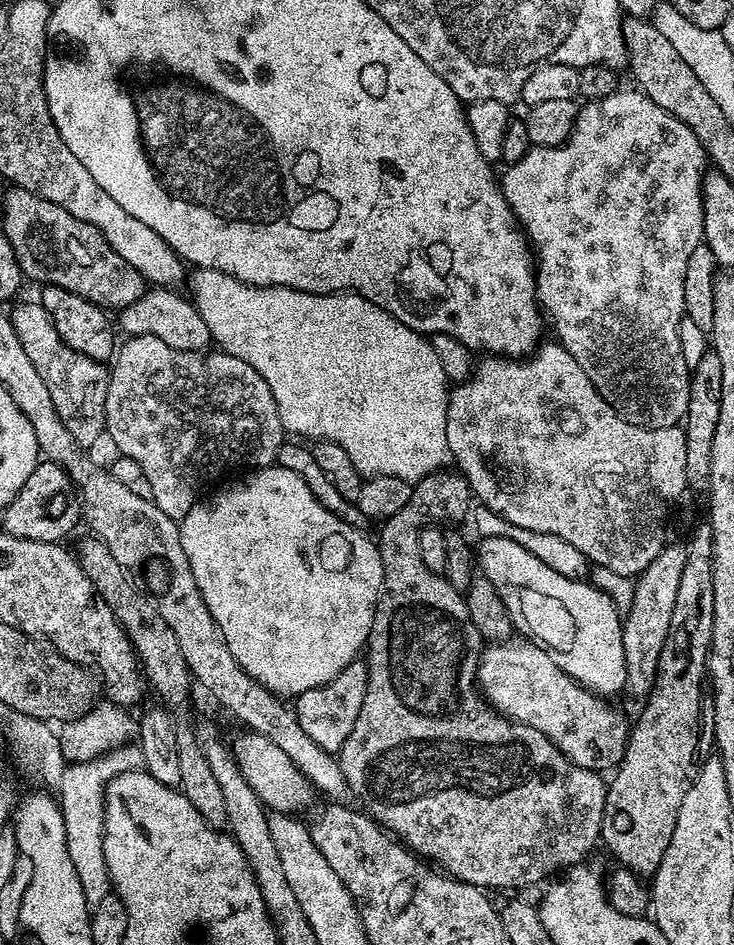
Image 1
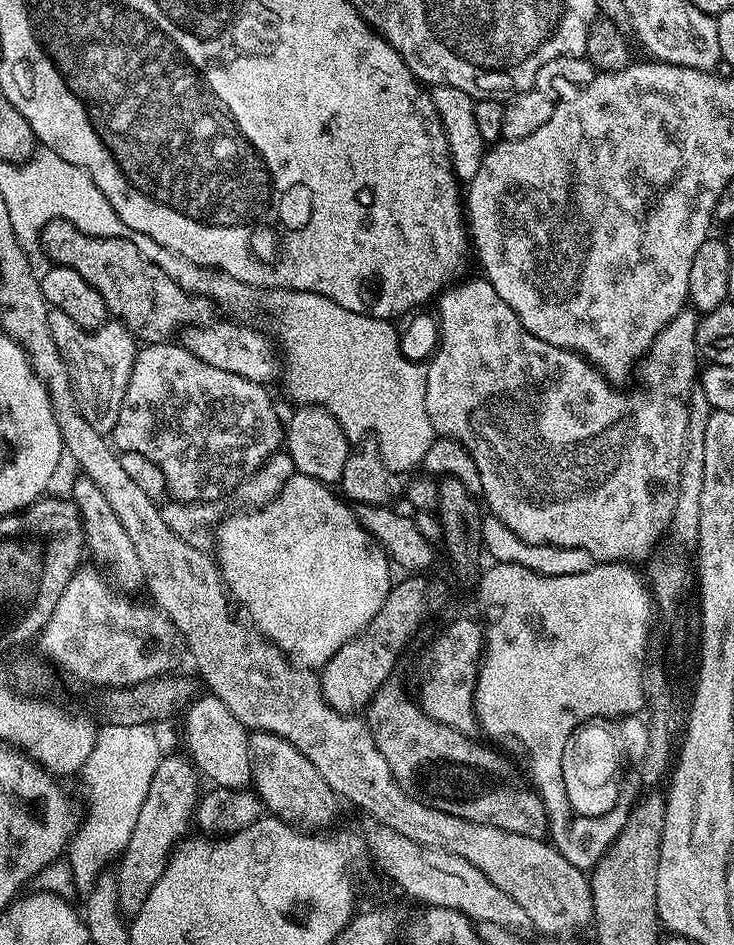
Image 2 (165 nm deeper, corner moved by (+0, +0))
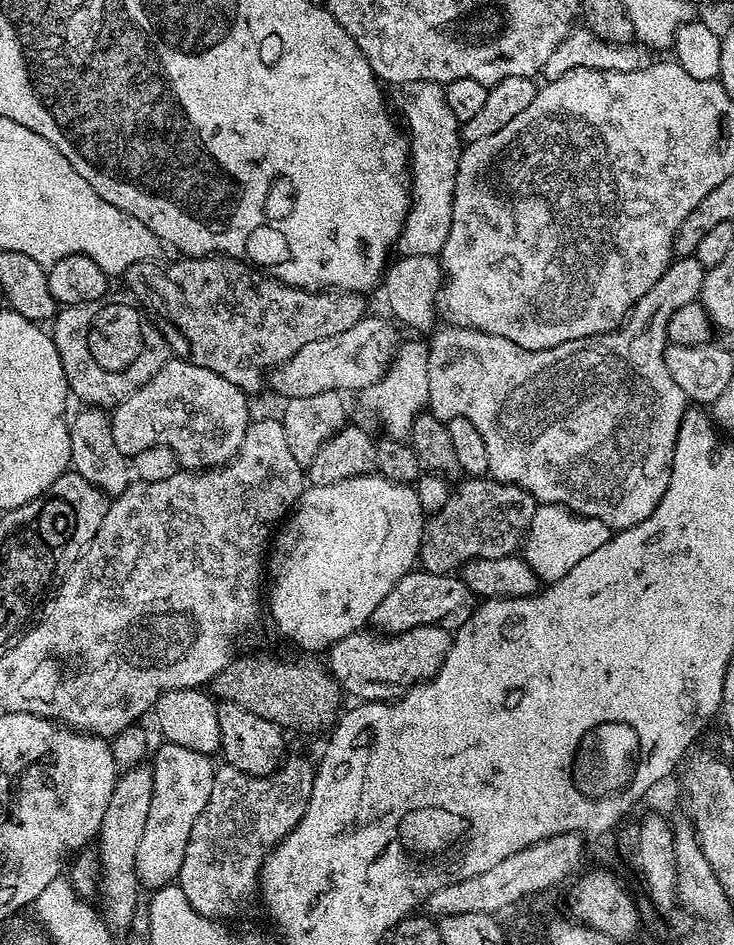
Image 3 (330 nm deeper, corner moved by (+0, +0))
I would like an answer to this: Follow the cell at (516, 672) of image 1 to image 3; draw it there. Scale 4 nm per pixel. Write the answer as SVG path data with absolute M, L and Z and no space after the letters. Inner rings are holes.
M439 624L418 626L395 634L361 630L327 649L327 667L341 689L360 702L391 702L400 699L414 684L430 680L442 666L453 637Z

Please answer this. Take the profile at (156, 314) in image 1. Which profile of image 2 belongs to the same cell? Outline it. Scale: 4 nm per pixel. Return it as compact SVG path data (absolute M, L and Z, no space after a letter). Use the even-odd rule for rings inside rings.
M213 322L184 329L182 346L187 352L192 352L194 358L206 362L206 366L218 366L218 370L233 372L242 378L250 378L250 382L268 386L275 376L277 379L281 375L282 360L273 341L265 336L252 328L243 328L240 324Z

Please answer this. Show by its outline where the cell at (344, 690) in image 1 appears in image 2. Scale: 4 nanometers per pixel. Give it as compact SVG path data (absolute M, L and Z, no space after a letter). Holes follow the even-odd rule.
M412 574L401 582L393 583L388 600L370 618L367 626L360 629L359 634L350 638L319 669L318 675L326 702L334 706L334 710L349 714L360 714L371 705L372 697L380 693L380 689L389 683L392 671L408 644L408 639L431 618L435 612L444 608L448 600L448 588L440 580L427 580L424 574Z

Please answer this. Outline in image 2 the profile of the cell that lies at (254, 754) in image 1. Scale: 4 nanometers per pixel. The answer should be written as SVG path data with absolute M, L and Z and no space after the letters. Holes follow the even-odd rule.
M211 694L202 696L193 699L182 716L184 718L184 742L188 746L186 754L195 764L197 773L205 781L212 780L208 782L211 782L215 787L248 788L252 784L252 755L248 745L249 729L245 728L242 722L238 722L238 718L234 718L234 714L230 714L226 702L222 702Z

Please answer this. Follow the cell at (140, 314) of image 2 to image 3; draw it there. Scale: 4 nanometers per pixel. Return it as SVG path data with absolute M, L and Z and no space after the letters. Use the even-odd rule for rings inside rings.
M229 256L176 259L180 260L174 261L169 268L163 268L160 262L147 260L125 270L122 280L132 291L131 299L154 321L156 329L166 338L173 357L214 370L214 374L226 378L226 382L234 382L234 386L249 394L255 394L263 384L265 387L266 377L272 369L294 358L302 346L350 330L350 326L363 320L369 311L364 301L367 299L359 292L295 288L283 284L247 260L235 260Z

